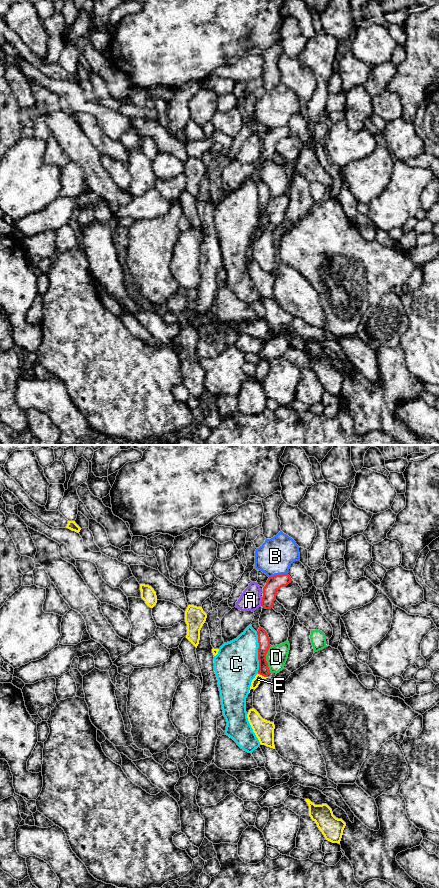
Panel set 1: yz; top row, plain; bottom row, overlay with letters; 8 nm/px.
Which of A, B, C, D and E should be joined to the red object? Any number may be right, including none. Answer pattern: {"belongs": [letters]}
{"belongs": []}

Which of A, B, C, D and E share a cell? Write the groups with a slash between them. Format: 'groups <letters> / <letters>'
groups A / B / C / D / E

